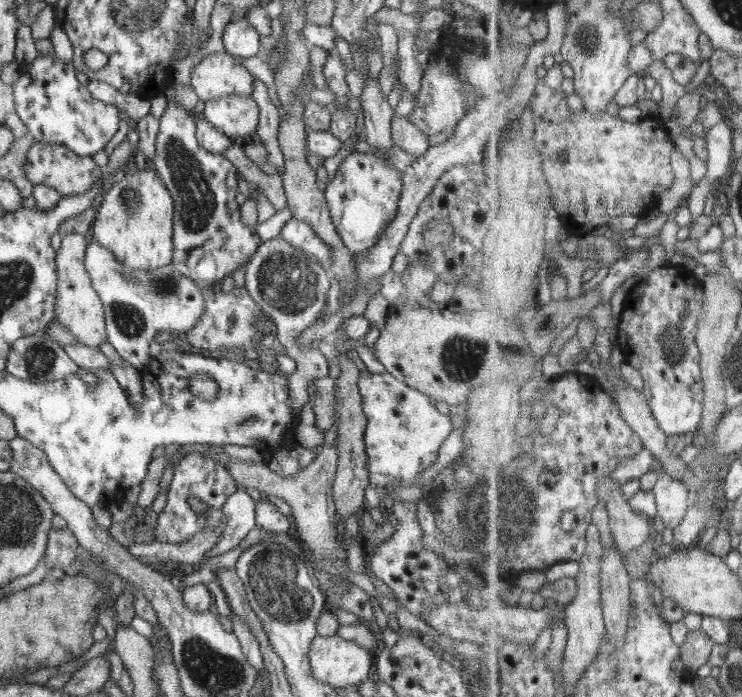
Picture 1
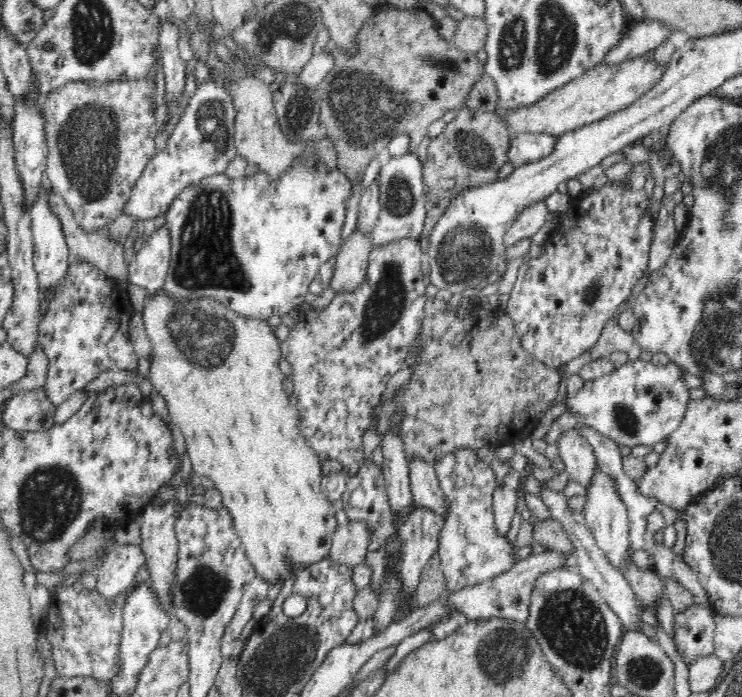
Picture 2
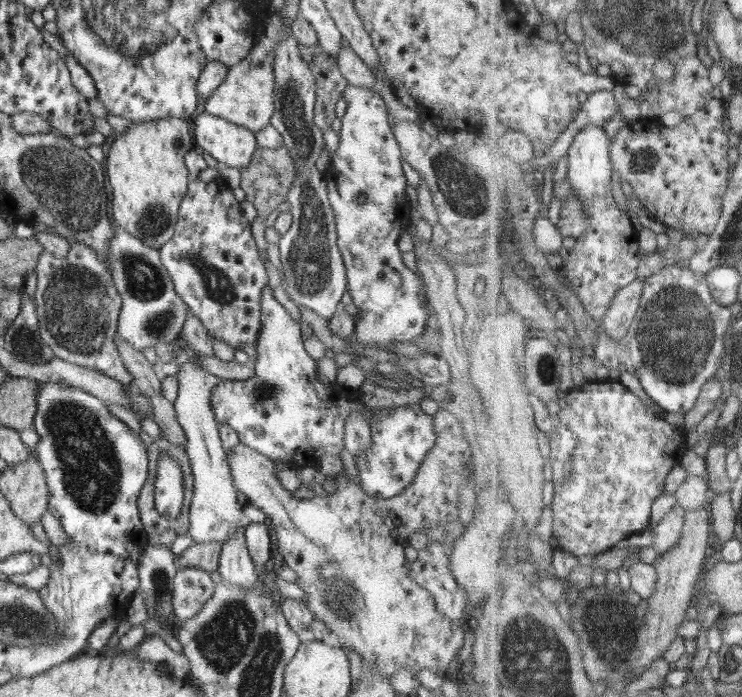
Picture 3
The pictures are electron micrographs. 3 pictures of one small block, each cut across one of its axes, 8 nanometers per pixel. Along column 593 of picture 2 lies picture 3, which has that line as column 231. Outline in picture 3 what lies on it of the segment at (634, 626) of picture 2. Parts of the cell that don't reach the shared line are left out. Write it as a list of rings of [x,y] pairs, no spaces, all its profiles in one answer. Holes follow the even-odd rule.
[[[244,520],[243,523],[228,541],[222,543],[217,571],[223,580],[244,589],[252,589],[252,585],[256,585],[259,579],[256,565],[245,543],[245,528],[248,522]]]

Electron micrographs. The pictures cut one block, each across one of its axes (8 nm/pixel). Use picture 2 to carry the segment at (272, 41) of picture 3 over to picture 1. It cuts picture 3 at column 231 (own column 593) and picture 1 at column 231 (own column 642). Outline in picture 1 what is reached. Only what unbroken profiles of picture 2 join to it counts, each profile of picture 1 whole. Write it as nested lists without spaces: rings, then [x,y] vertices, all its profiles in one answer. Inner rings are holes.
[[[219,51],[204,56],[193,67],[190,86],[204,102],[226,95],[251,96],[253,77],[228,52]]]

